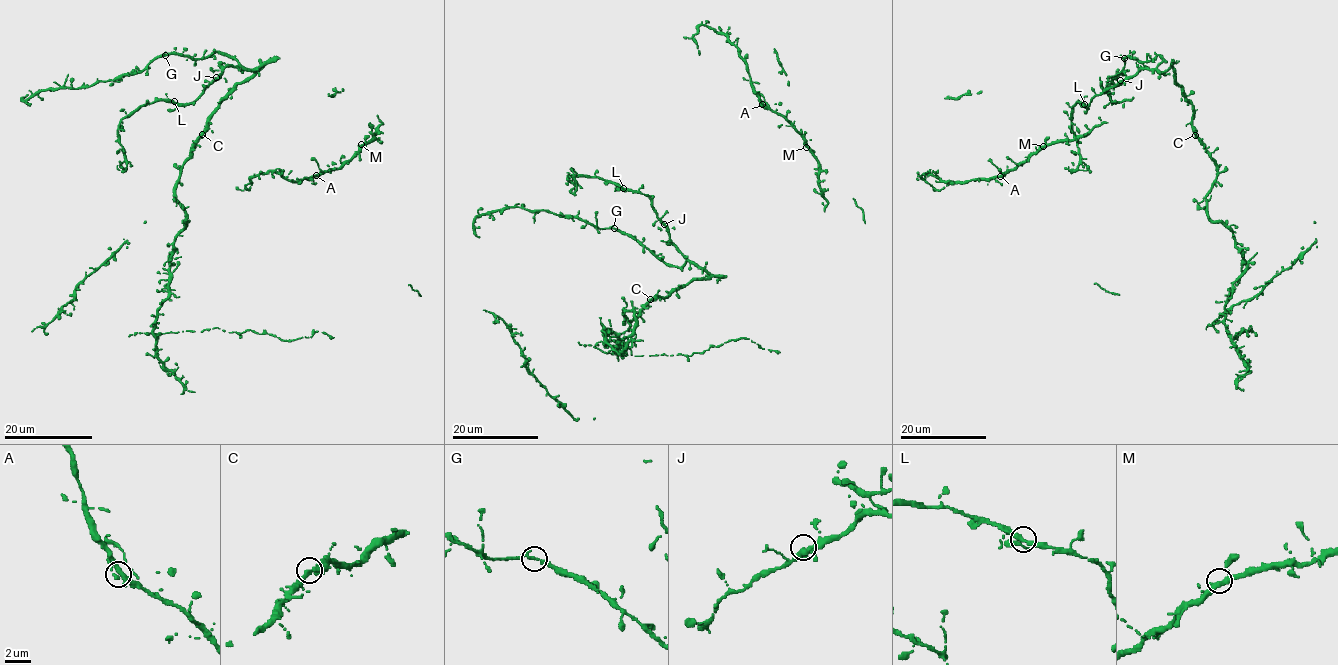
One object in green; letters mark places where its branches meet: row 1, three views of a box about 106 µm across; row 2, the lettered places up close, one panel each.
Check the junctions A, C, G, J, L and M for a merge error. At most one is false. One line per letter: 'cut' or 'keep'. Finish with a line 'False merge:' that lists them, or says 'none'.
A: keep
C: keep
G: keep
J: keep
L: keep
M: keep
False merge: none

